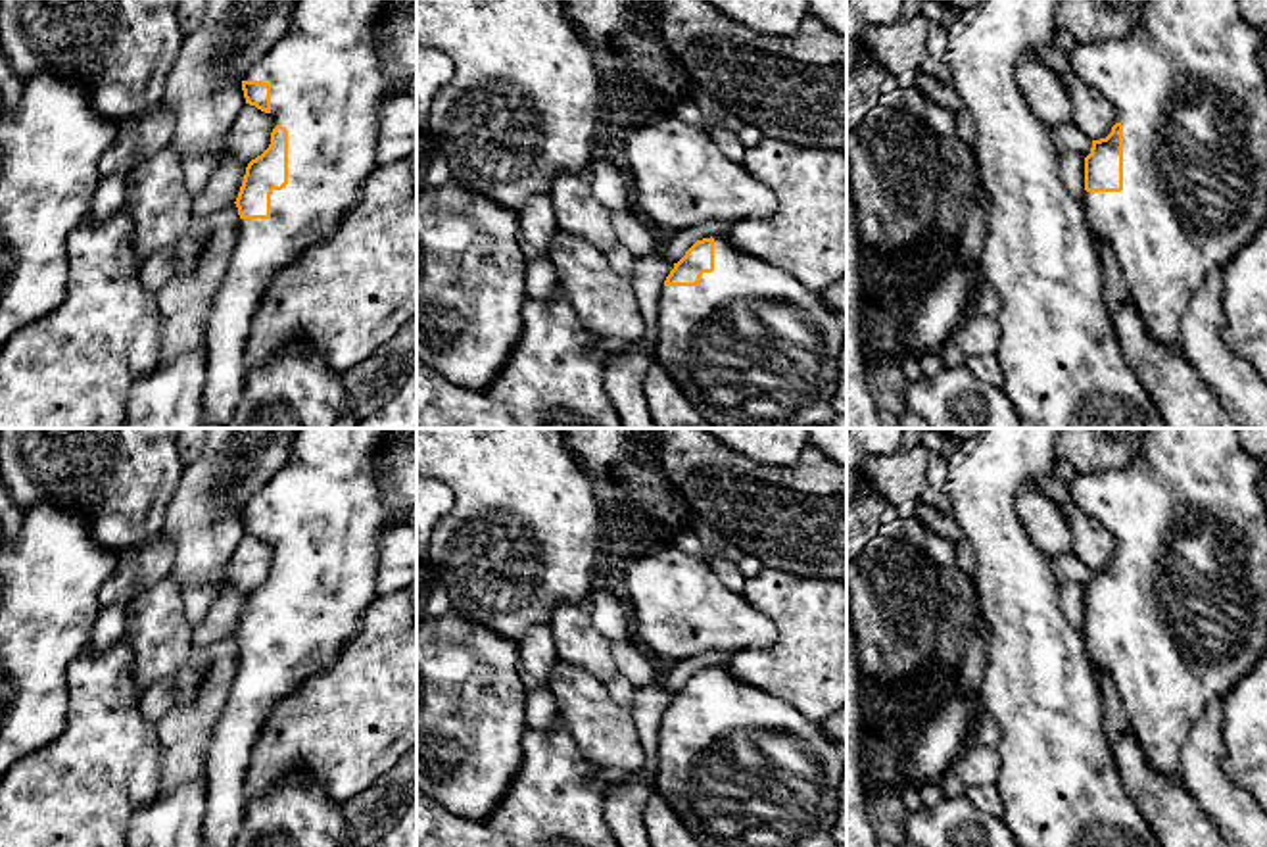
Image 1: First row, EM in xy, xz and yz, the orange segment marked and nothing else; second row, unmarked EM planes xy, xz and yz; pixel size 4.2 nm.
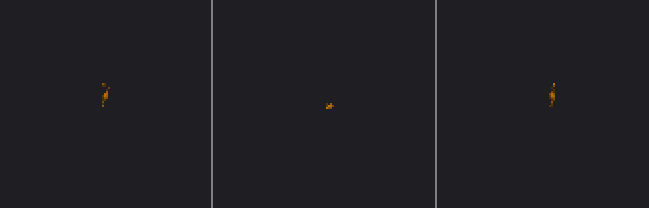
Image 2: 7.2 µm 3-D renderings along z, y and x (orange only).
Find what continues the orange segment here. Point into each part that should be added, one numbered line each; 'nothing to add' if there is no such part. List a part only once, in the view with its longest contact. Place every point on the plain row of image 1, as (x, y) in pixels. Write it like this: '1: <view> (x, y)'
1: xy (325, 504)

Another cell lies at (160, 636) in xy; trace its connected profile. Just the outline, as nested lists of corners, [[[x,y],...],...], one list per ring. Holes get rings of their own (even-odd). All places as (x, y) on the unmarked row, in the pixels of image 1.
[[[169,578],[142,590],[125,607],[125,615],[132,680],[144,691],[186,663],[194,628],[184,617],[182,590]]]

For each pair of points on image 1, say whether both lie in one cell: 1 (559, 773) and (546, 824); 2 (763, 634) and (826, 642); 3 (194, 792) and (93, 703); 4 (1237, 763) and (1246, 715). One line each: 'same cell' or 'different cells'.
1: same cell
2: different cells
3: different cells
4: same cell

